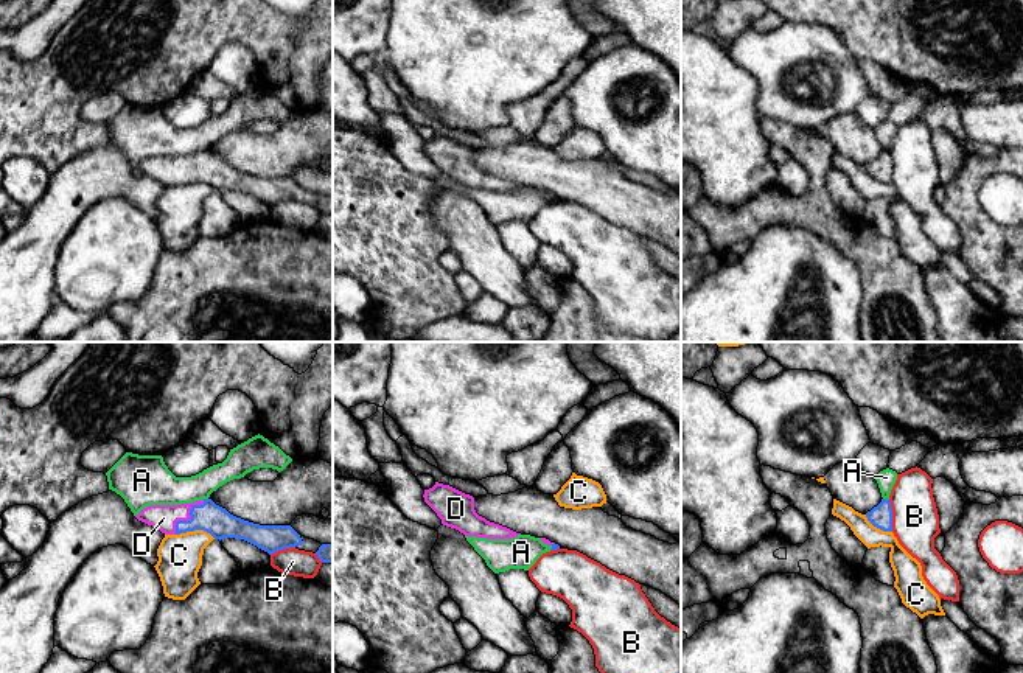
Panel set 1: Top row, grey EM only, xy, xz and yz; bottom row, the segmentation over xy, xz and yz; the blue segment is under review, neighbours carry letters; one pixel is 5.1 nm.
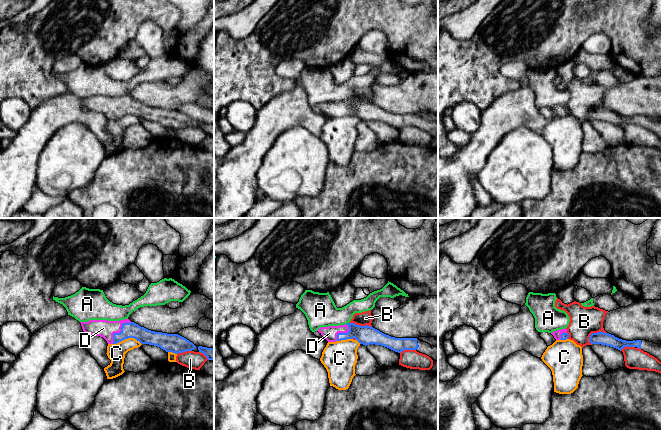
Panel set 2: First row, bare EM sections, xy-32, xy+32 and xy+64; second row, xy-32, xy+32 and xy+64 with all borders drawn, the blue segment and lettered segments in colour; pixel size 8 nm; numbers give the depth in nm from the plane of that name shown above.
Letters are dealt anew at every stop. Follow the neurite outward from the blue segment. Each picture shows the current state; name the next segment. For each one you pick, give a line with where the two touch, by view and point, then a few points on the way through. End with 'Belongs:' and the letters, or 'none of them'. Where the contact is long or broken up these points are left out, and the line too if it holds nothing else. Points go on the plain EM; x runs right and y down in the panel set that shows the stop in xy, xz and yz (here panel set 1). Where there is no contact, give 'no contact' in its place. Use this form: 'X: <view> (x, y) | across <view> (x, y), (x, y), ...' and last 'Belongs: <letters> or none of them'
D: xy (190, 171) | across xy (209, 168), (190, 171), (164, 170)
Belongs: D

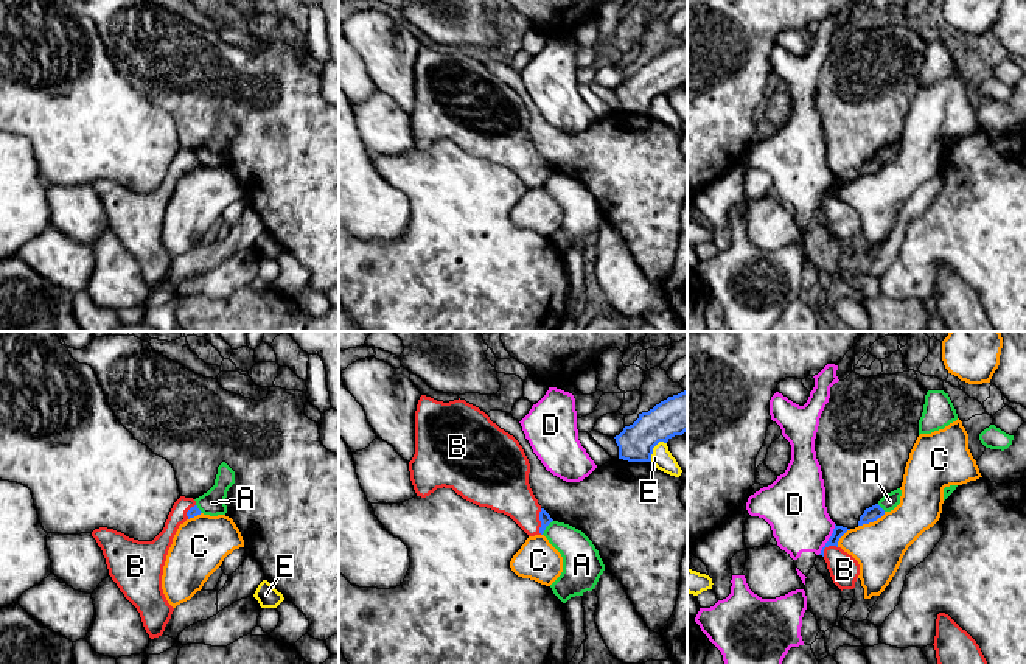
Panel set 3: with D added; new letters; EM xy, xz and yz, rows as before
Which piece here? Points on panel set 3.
B: xz (540, 171)
Belongs: B

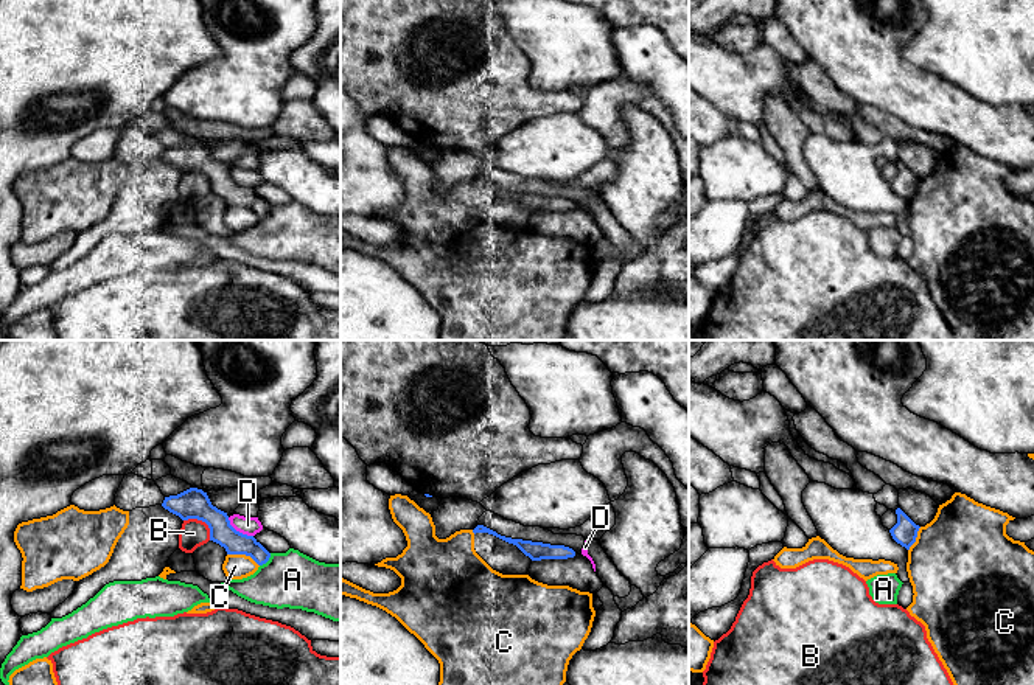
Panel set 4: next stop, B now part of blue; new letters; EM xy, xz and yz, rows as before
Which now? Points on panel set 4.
Belongs: none of them

